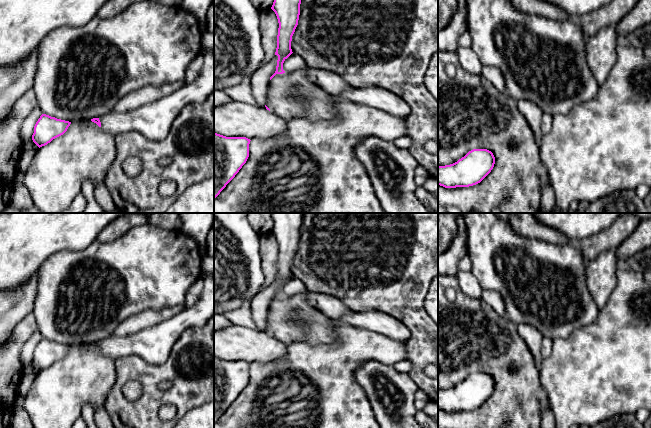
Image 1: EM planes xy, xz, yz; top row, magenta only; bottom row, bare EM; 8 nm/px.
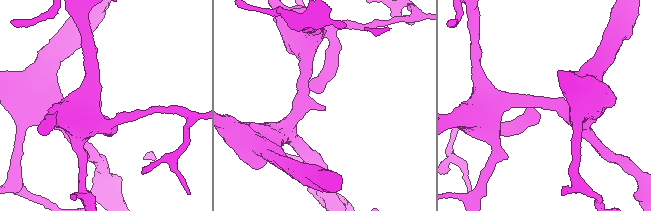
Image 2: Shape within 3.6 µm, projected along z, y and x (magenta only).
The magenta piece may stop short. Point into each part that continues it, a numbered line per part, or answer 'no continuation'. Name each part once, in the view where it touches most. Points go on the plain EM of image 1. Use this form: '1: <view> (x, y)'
1: xy (153, 344)

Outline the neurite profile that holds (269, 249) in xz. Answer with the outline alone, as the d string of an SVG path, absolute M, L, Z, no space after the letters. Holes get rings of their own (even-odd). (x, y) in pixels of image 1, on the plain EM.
M272 233L260 236L260 257L265 280L263 285L260 287L259 292L268 287L275 279L277 272L278 252L278 243Z

